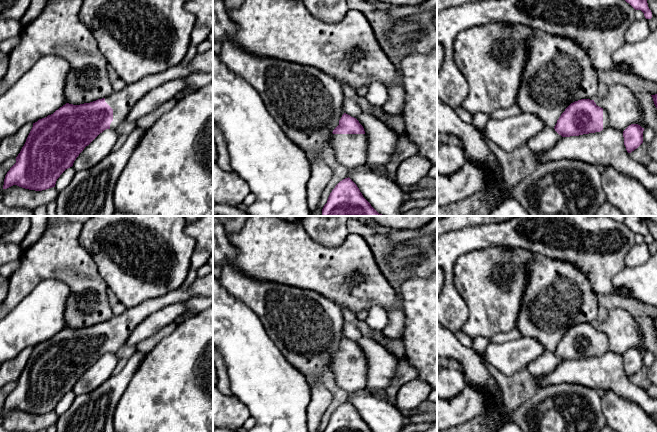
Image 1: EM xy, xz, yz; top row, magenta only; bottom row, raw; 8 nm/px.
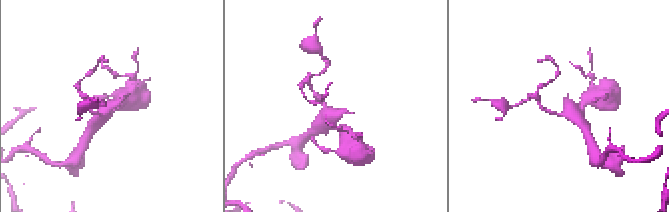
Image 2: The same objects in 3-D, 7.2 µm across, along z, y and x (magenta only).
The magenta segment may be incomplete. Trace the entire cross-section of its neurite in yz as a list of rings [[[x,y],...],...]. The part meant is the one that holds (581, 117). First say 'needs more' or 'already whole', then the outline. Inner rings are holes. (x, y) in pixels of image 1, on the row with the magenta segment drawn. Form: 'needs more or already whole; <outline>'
needs more; [[[581,99],[571,103],[561,114],[554,127],[562,137],[600,132],[609,126],[606,110],[594,100]]]

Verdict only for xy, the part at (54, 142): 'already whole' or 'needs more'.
needs more

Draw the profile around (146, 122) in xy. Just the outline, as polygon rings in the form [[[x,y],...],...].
[[[172,98],[163,104],[161,104],[157,109],[155,109],[153,112],[139,118],[136,122],[137,127],[142,129],[144,132],[146,132],[148,129],[150,129],[155,122],[162,117],[164,114],[169,112],[175,105],[177,101],[175,98]]]

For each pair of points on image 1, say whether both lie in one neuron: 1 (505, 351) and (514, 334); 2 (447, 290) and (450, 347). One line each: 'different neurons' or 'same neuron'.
1: different neurons
2: different neurons

